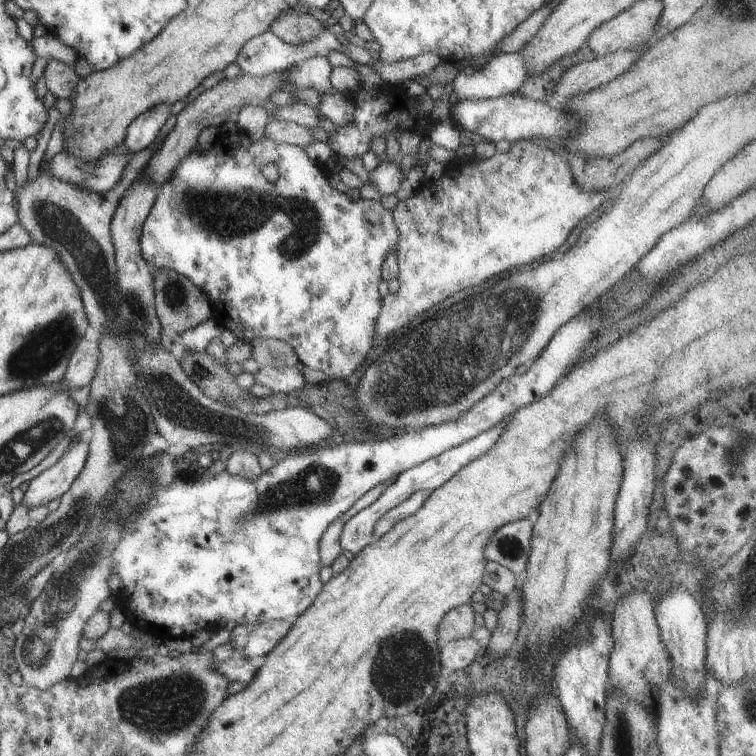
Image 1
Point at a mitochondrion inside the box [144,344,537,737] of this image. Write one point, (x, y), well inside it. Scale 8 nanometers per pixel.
(399, 670)

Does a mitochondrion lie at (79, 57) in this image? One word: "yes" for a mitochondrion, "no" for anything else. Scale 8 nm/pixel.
no

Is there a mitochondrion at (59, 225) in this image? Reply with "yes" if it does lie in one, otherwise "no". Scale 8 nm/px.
yes

